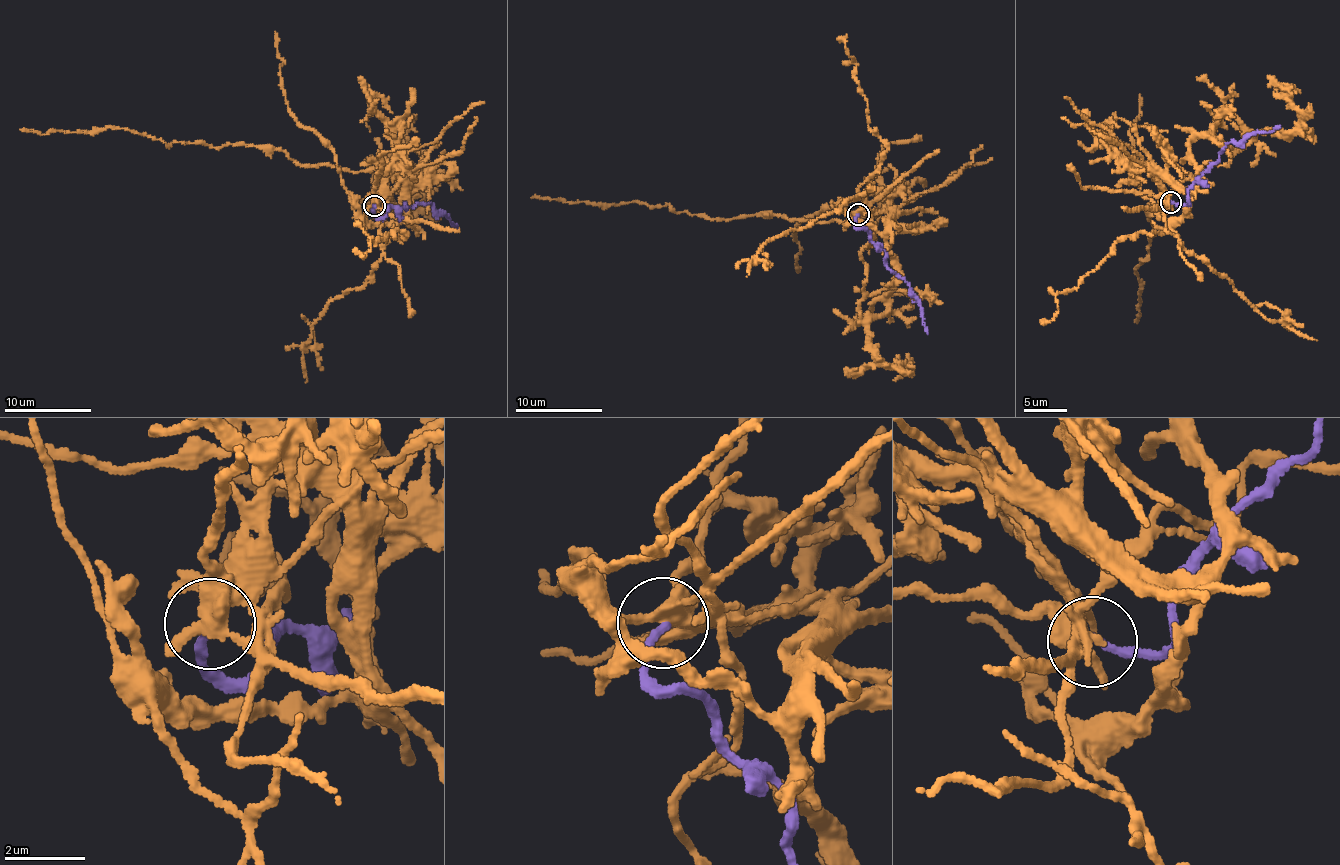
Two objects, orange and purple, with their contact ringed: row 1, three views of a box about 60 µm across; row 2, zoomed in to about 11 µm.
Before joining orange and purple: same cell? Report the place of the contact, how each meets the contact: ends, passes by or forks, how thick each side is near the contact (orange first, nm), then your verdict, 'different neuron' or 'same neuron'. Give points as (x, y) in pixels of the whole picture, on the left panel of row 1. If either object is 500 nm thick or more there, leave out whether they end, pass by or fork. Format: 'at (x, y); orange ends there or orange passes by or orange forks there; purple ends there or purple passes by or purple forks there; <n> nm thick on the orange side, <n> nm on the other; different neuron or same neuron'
at (374, 205); orange passes by; purple ends there; 480 nm thick on the orange side, 200 nm on the other; different neuron

